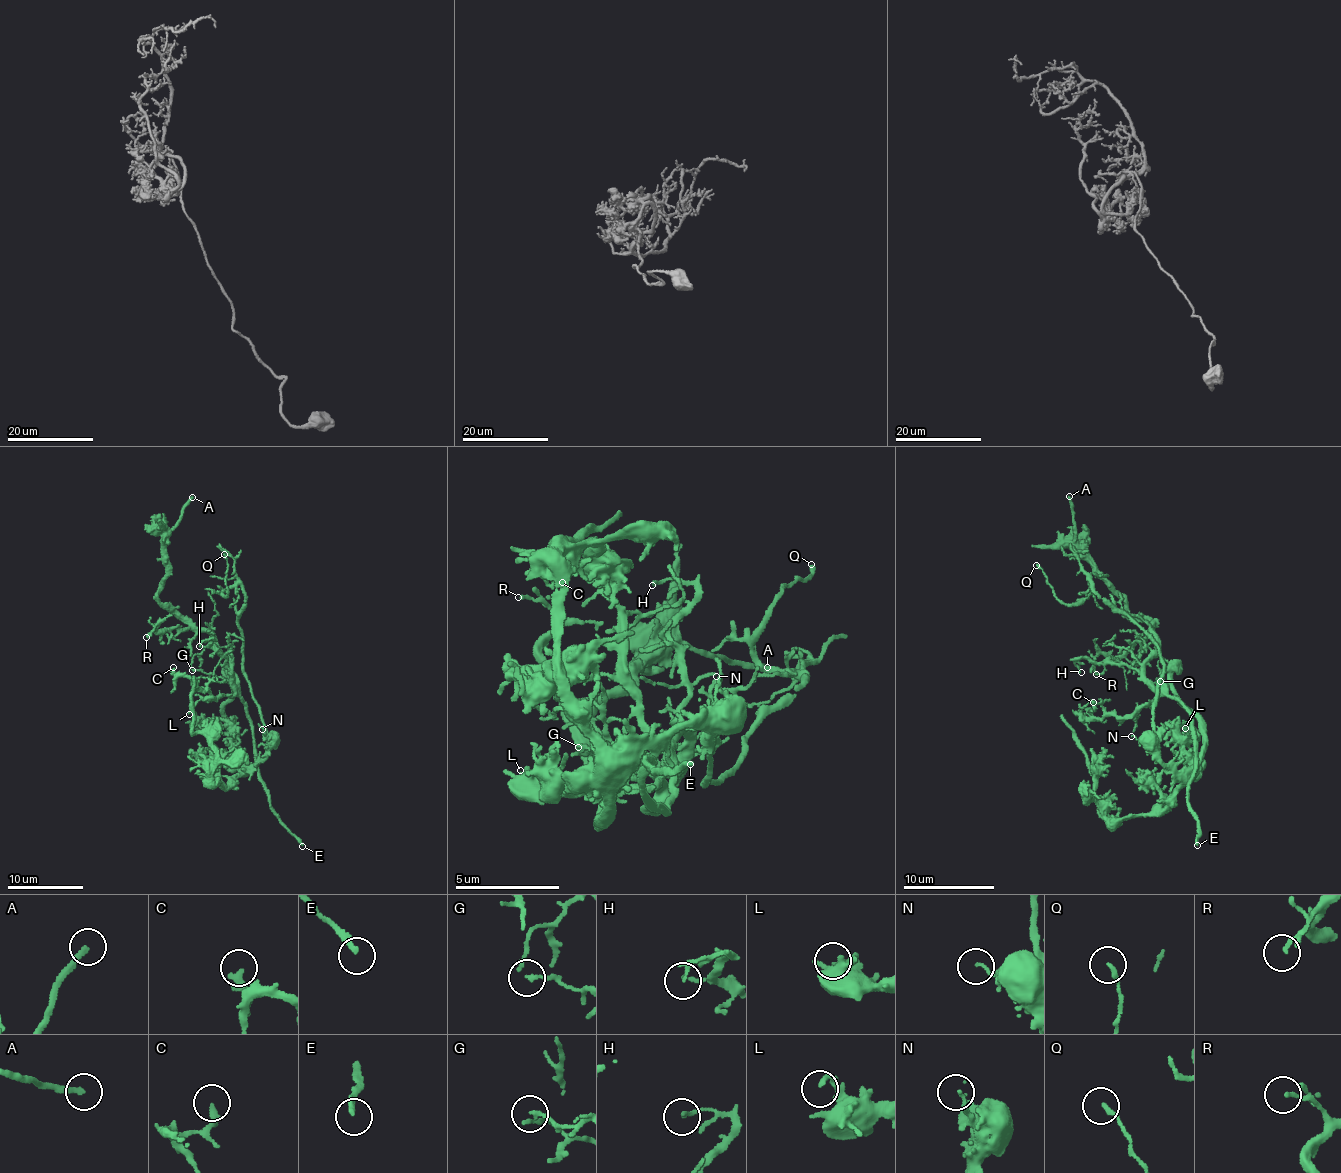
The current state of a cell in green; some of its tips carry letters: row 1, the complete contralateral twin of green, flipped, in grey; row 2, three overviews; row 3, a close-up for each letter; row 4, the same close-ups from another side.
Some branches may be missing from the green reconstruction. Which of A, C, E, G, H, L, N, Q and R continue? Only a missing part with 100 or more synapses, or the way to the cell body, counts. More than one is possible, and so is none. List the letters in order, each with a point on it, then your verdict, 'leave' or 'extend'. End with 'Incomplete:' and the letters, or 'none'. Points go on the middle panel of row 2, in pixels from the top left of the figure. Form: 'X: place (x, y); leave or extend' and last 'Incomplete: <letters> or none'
A: place (767, 667); leave
C: place (562, 582); leave
E: place (690, 764); extend
G: place (578, 747); leave
H: place (652, 585); leave
L: place (520, 770); leave
N: place (716, 676); leave
Q: place (811, 564); leave
R: place (518, 597); leave
Incomplete: E

